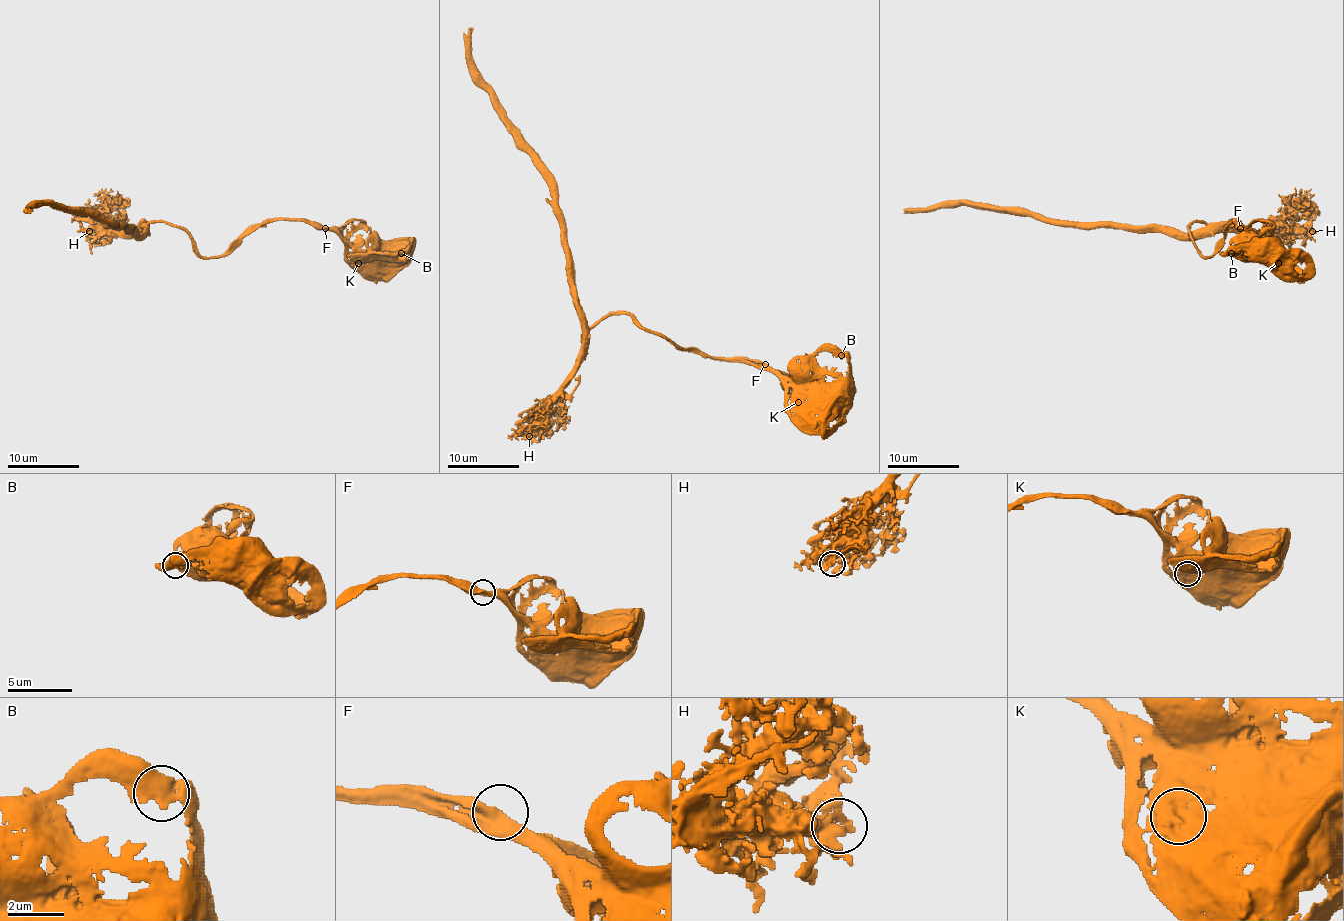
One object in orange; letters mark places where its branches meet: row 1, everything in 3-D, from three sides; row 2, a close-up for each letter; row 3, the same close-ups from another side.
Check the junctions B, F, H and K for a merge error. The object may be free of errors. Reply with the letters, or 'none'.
none

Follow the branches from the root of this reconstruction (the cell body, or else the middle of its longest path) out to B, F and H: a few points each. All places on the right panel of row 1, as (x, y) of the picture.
B: (1272, 255), (1249, 257), (1241, 251), (1231, 253)
F: (1272, 255), (1268, 257), (1240, 228)
H: (1272, 255), (1268, 257), (1234, 219), (1218, 248), (1203, 257), (1189, 226), (1205, 222), (1312, 231)

